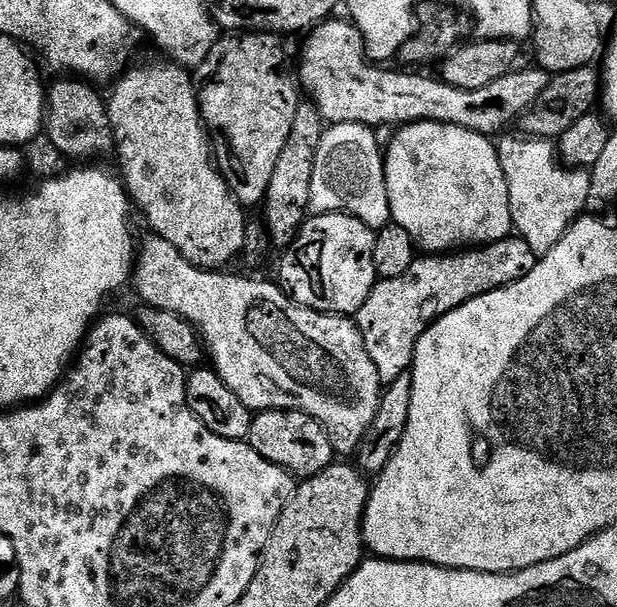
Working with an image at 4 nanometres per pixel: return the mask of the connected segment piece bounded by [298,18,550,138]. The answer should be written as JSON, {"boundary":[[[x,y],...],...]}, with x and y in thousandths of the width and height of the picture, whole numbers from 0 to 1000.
{"boundary":[[[540,30],[525,35],[498,54],[499,68],[486,86],[486,122],[483,119],[483,138],[496,153],[498,163],[512,173],[519,185],[519,196],[533,206],[548,203],[583,203],[598,208],[609,204],[635,204],[634,208],[653,208],[674,204],[679,198],[695,198],[712,204],[742,208],[749,214],[773,217],[783,224],[802,226],[802,217],[815,219],[828,198],[841,199],[849,183],[862,173],[885,148],[891,130],[890,120],[870,109],[861,112],[838,110],[822,119],[807,135],[794,135],[794,142],[781,142],[781,148],[742,148],[729,142],[718,129],[700,125],[673,125],[673,117],[648,115],[655,119],[627,119],[627,110],[614,104],[603,104],[590,92],[587,56],[577,48],[569,31]]]}

